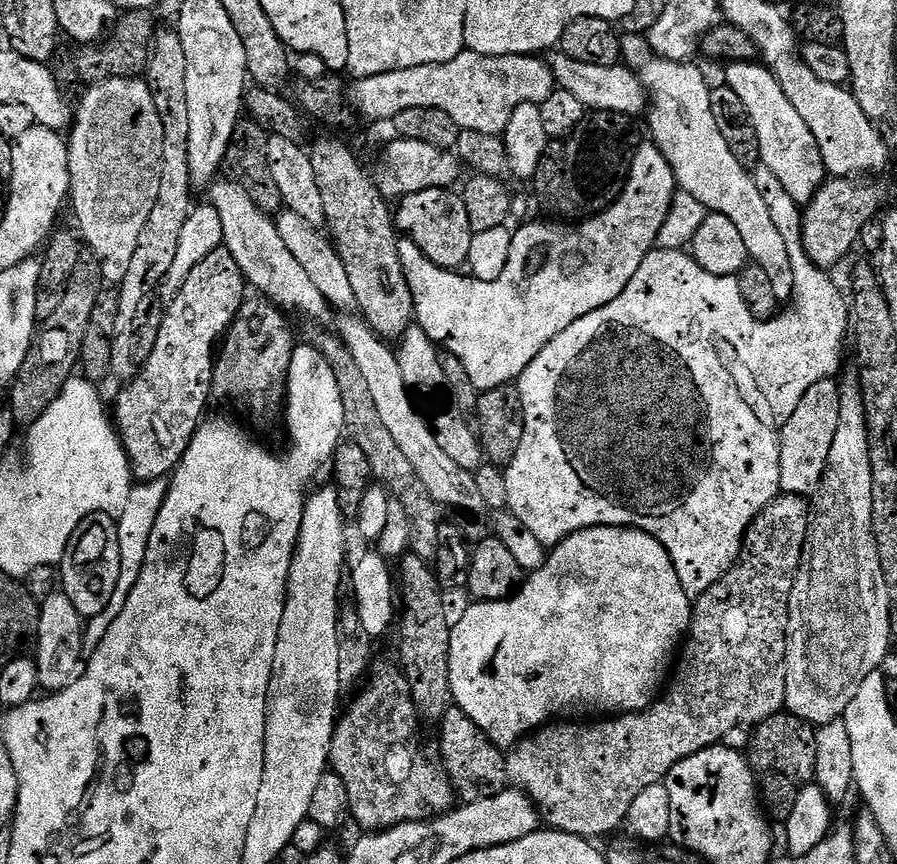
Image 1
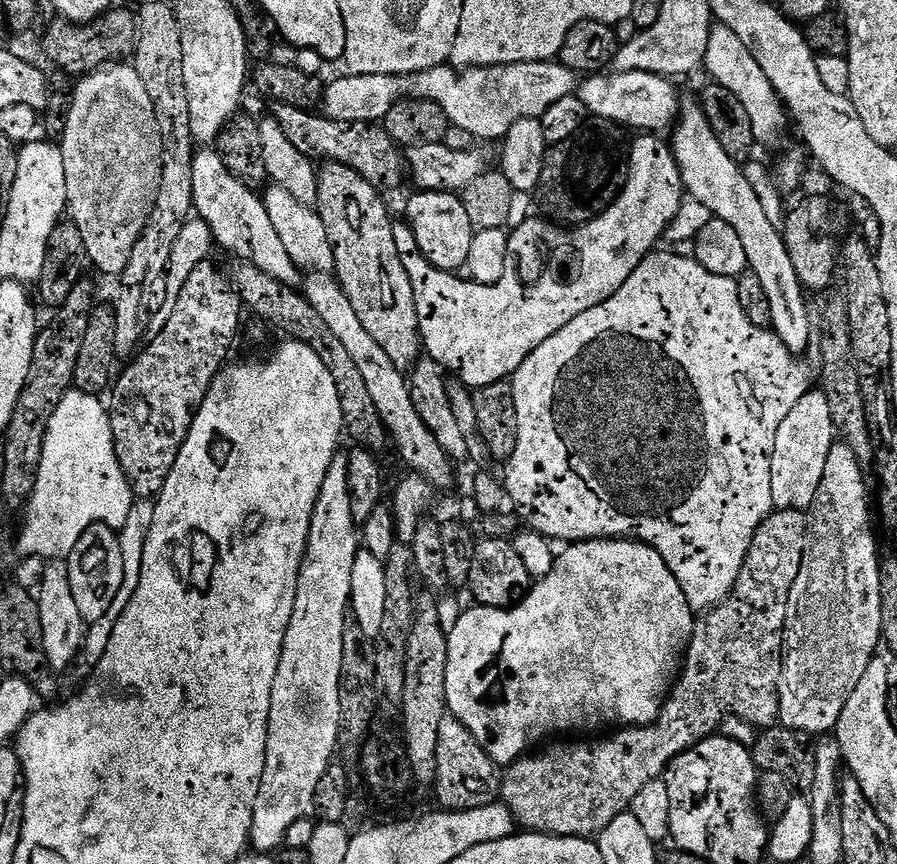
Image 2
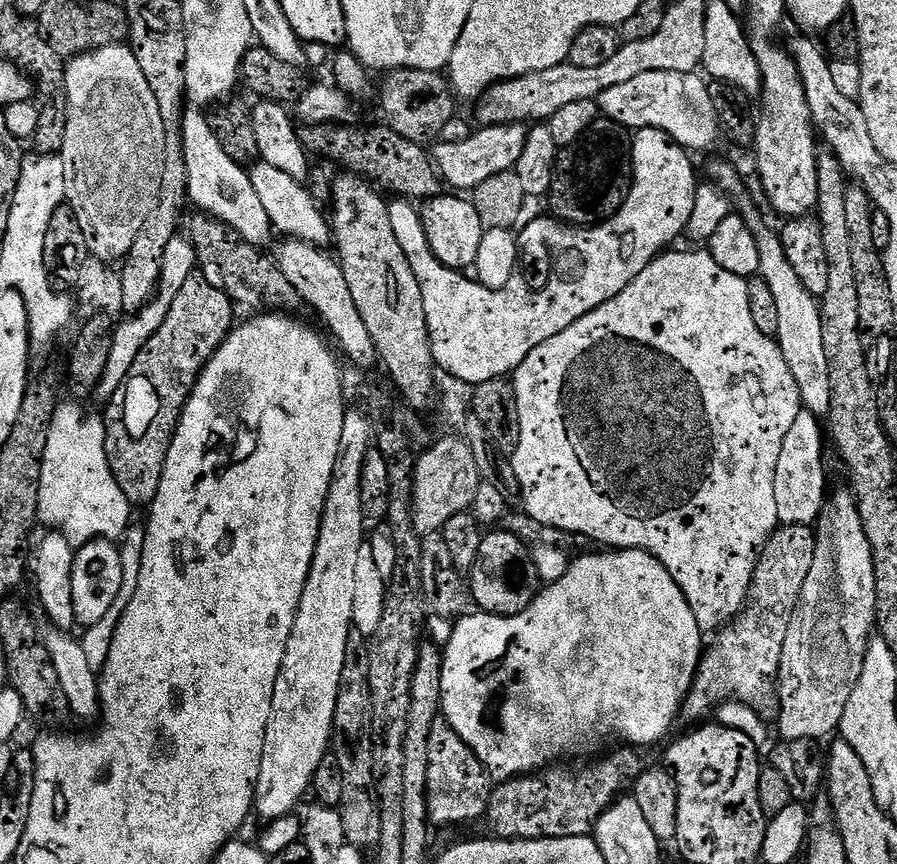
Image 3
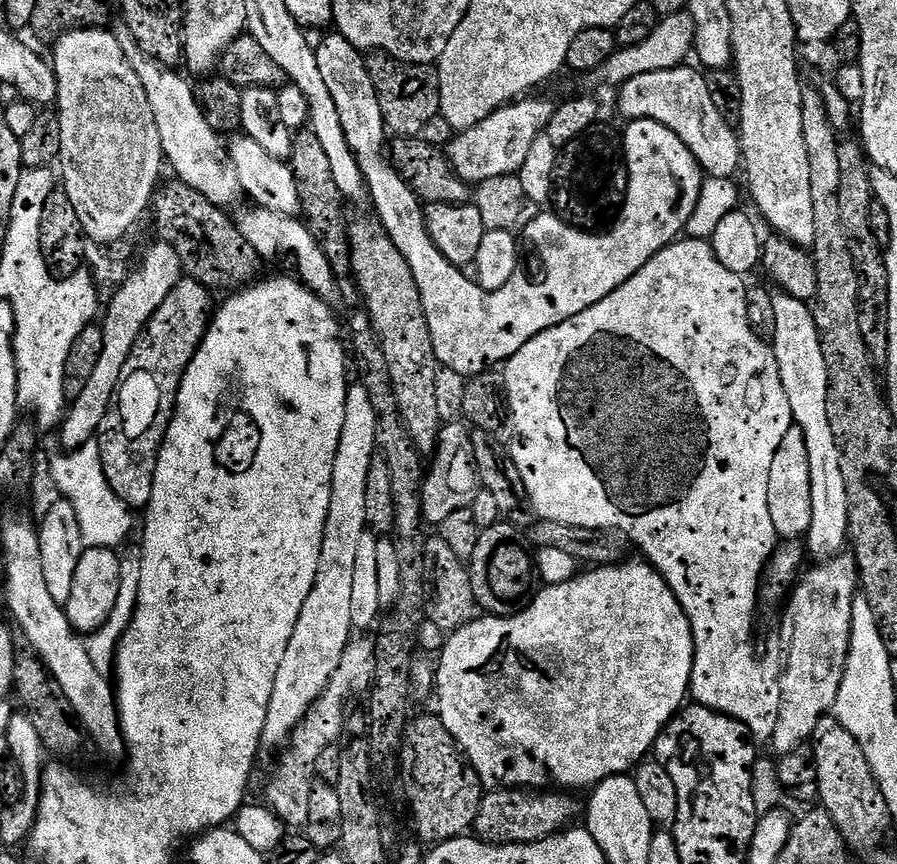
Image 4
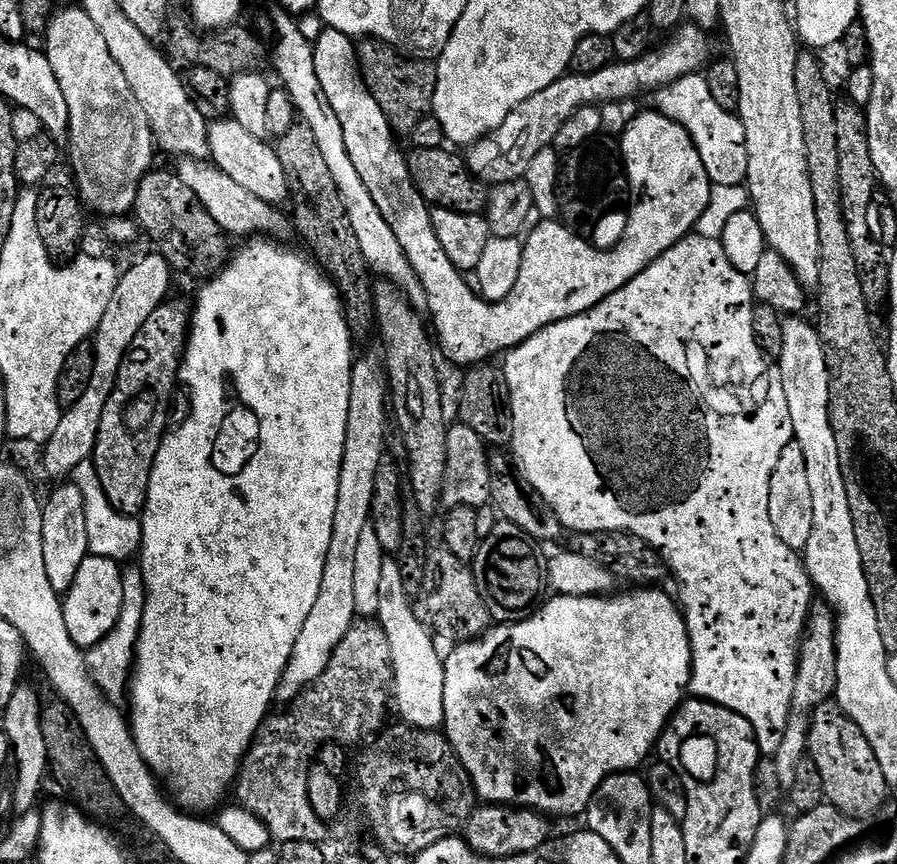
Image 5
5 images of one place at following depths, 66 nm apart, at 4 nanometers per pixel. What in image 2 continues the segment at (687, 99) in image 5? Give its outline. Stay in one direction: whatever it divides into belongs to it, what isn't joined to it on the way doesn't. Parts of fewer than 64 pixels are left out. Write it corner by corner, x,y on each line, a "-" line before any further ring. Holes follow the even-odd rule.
609,71
581,79
578,94
582,102
586,102
586,110
595,119
609,120
628,130
660,130
656,128
667,129
682,108
682,100
676,97
676,88
672,84
675,83
669,77
655,76
649,72

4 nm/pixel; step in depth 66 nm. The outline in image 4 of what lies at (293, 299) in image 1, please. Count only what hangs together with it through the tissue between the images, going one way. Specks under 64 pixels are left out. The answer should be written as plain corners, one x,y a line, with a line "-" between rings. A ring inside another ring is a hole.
120,26
115,29
116,41
122,46
124,57
132,63
132,69
138,74
146,94
150,98
150,106
154,110
154,118
158,122
158,134
162,138
162,150
165,161
177,172
179,183
198,190
210,202
228,206
231,200
241,199
242,191
238,180
238,170
234,170
234,162
226,144
223,144
221,133
210,126
208,114
203,103
192,93
192,88
171,67
158,64
149,58
137,46
128,29

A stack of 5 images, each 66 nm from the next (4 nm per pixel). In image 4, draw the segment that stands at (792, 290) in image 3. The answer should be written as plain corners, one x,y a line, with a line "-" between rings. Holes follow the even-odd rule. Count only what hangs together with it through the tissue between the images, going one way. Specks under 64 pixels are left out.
787,294
776,296
774,302
776,335
771,337
770,347
776,354
780,377
790,398
790,408
795,427
803,433
809,452
813,486
813,522
806,535
806,548
817,556
817,561
827,562
845,551
844,543
850,540
847,511
828,512
832,504
832,492
828,489
828,448
836,448
828,413
828,371
822,354
820,331
813,309
807,303

